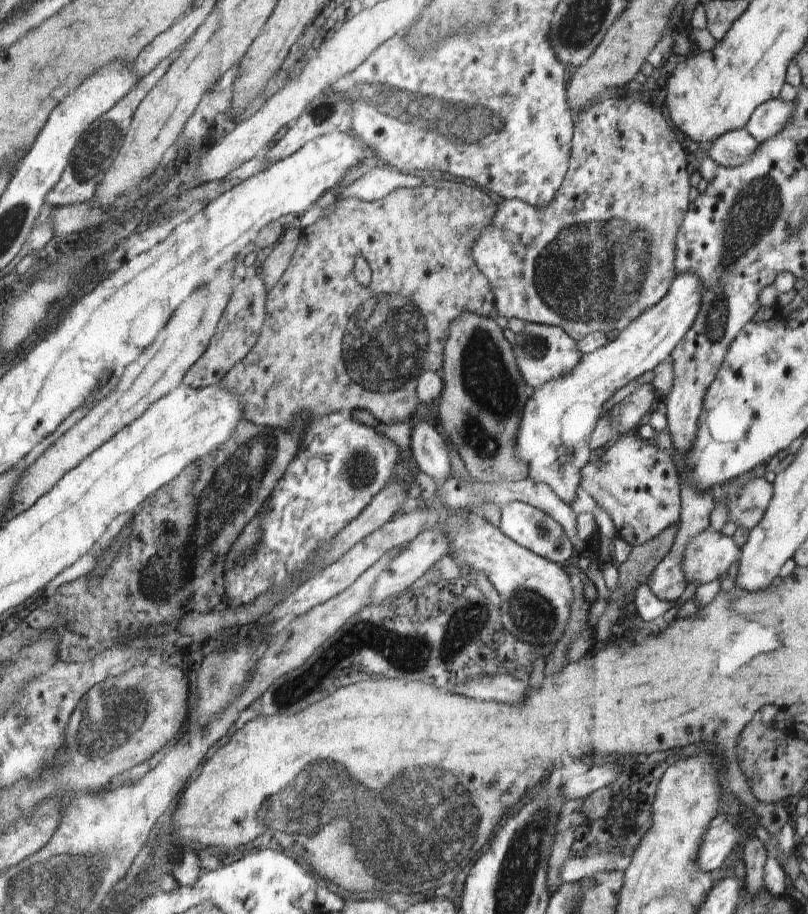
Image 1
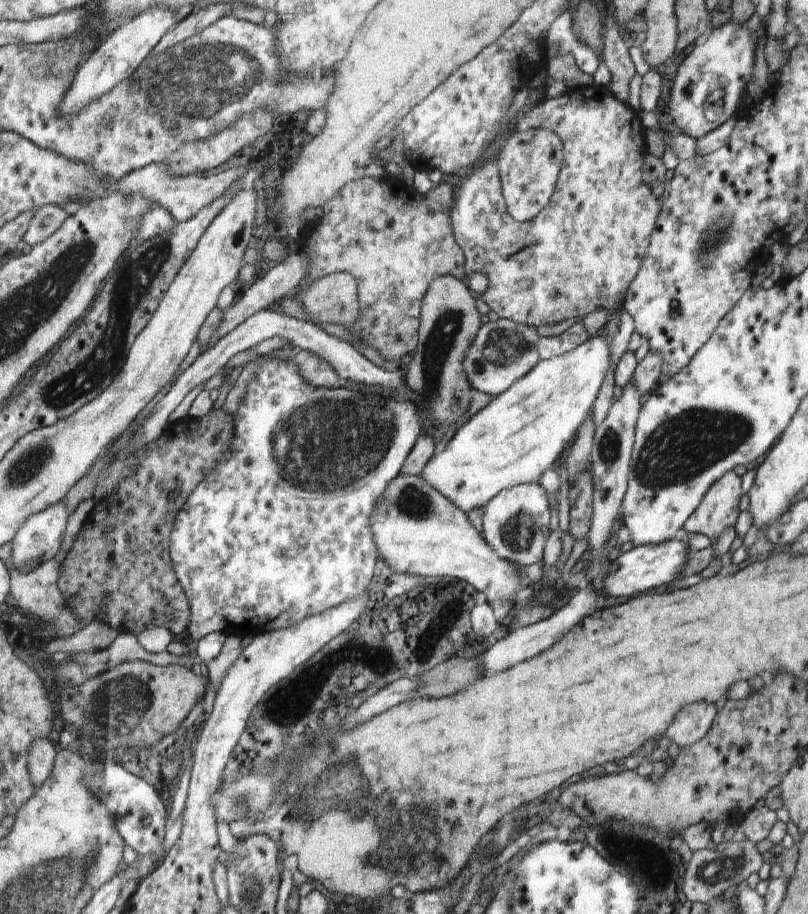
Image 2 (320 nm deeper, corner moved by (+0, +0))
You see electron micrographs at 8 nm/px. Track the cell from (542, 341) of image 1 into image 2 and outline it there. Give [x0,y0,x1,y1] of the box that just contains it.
[464,319,541,396]

